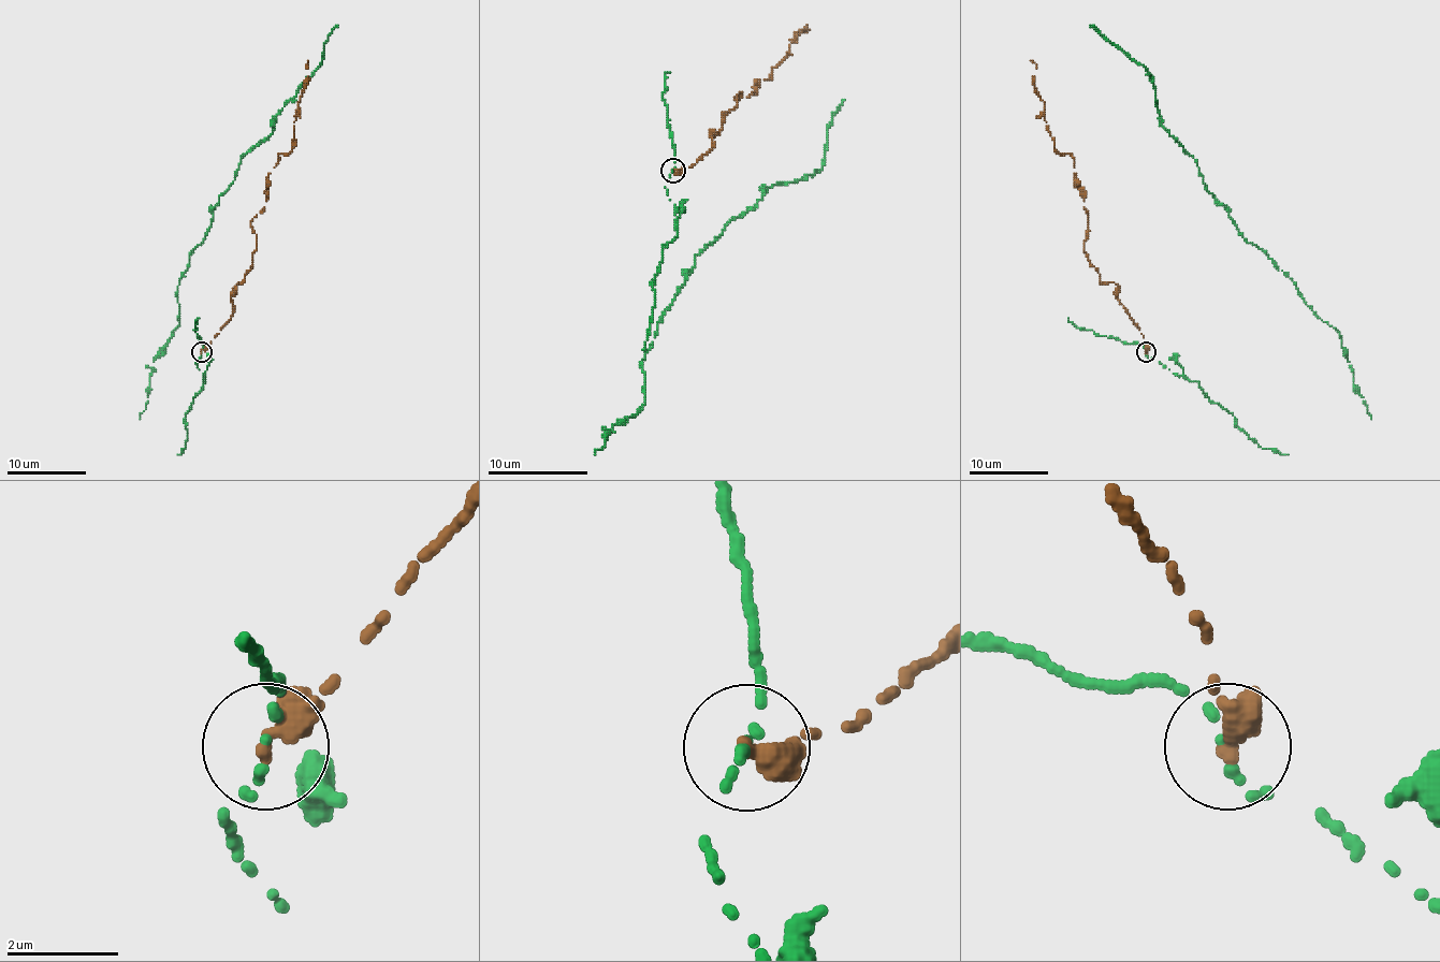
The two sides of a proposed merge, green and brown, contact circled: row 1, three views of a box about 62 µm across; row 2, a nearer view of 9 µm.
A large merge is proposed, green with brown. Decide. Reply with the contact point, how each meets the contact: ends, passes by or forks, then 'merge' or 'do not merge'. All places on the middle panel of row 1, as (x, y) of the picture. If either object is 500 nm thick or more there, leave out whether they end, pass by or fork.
at (672, 170); green passes by; brown passes by; do not merge

